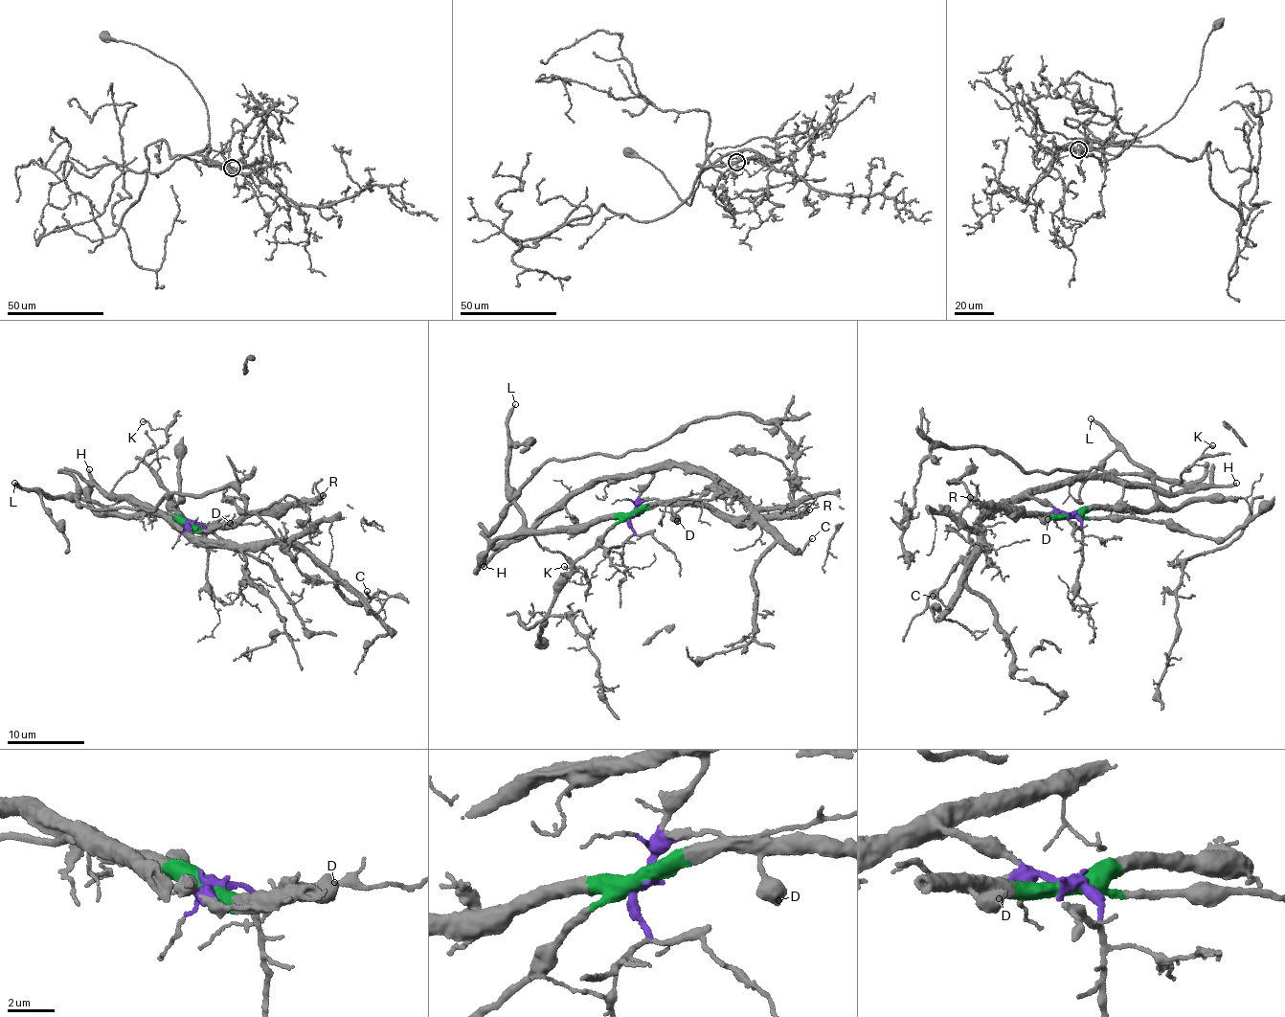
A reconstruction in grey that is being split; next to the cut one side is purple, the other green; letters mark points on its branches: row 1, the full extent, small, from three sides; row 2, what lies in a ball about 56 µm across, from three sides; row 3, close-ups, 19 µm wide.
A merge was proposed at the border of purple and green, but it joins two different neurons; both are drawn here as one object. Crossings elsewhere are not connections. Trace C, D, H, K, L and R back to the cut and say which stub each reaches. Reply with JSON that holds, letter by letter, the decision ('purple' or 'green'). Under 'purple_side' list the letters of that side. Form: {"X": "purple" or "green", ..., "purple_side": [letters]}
{"C": "purple", "D": "green", "H": "purple", "K": "purple", "L": "green", "R": "green", "purple_side": ["C", "H", "K"]}

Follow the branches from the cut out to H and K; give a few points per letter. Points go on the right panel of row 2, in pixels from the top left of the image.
H: (1072, 515), (1029, 496), (1083, 477), (1107, 475), (1131, 484), (1141, 483), (1173, 491), (1235, 483)
K: (1072, 515), (1029, 496), (1083, 477), (1107, 475), (1166, 491), (1180, 483), (1189, 467), (1212, 445)

